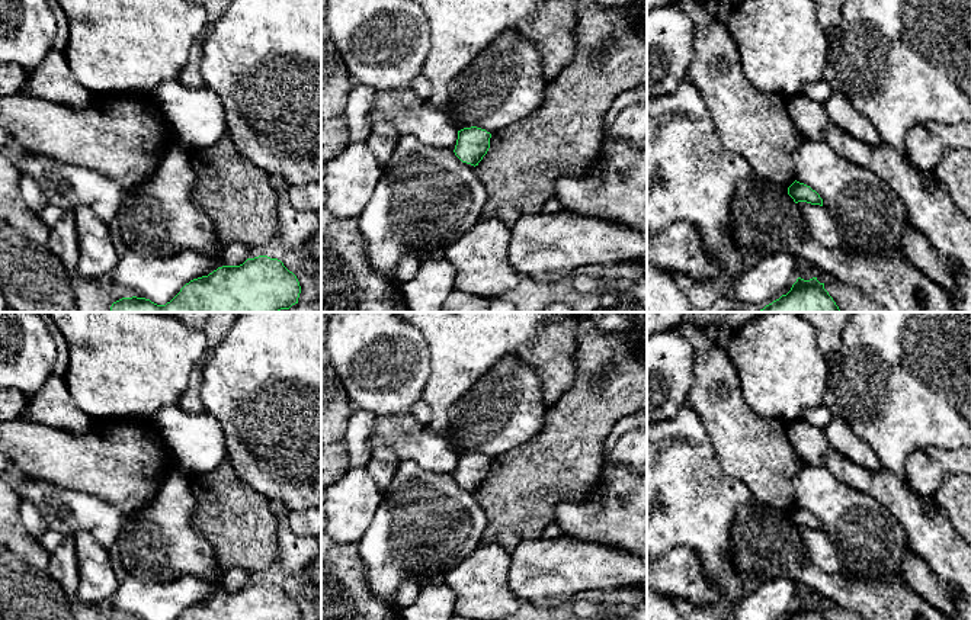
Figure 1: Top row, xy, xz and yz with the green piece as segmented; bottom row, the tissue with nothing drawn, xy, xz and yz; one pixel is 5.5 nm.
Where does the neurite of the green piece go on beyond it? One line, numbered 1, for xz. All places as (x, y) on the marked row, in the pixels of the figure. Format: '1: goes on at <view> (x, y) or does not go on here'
1: does not go on here

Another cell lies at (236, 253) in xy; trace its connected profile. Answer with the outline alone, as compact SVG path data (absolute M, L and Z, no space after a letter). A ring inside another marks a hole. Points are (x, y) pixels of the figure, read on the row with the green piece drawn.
M231 242L224 247L221 258L224 266L240 266L249 258L250 247L241 242Z

